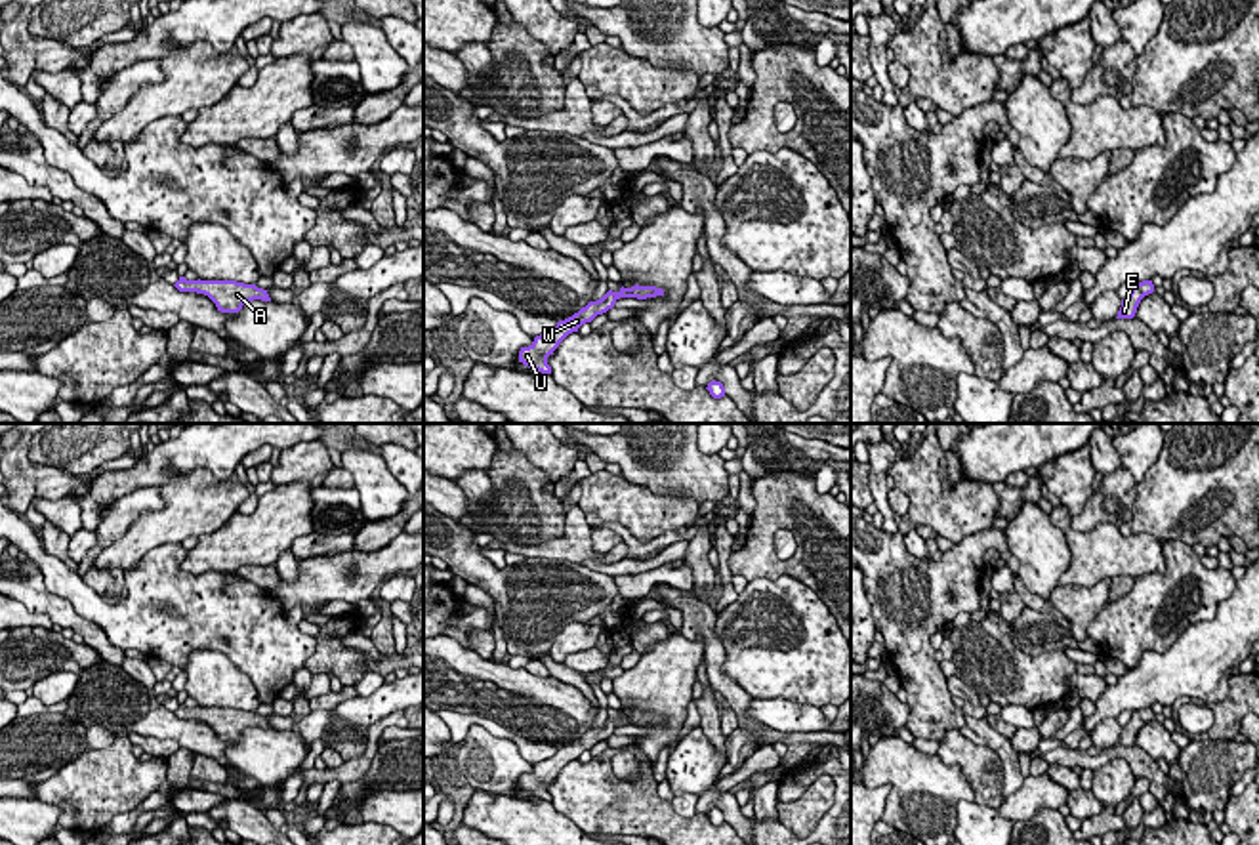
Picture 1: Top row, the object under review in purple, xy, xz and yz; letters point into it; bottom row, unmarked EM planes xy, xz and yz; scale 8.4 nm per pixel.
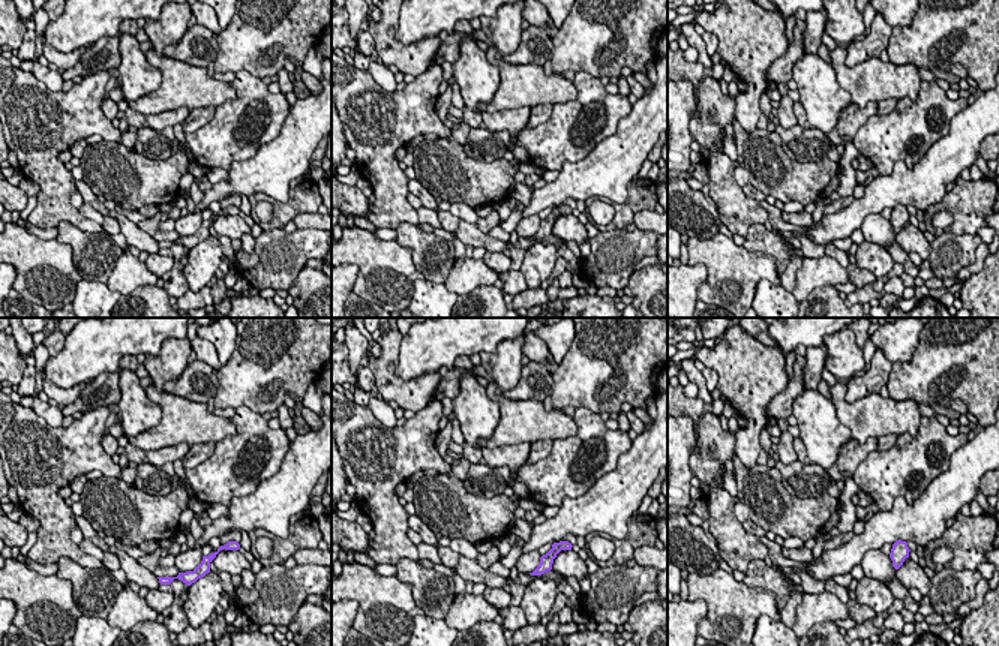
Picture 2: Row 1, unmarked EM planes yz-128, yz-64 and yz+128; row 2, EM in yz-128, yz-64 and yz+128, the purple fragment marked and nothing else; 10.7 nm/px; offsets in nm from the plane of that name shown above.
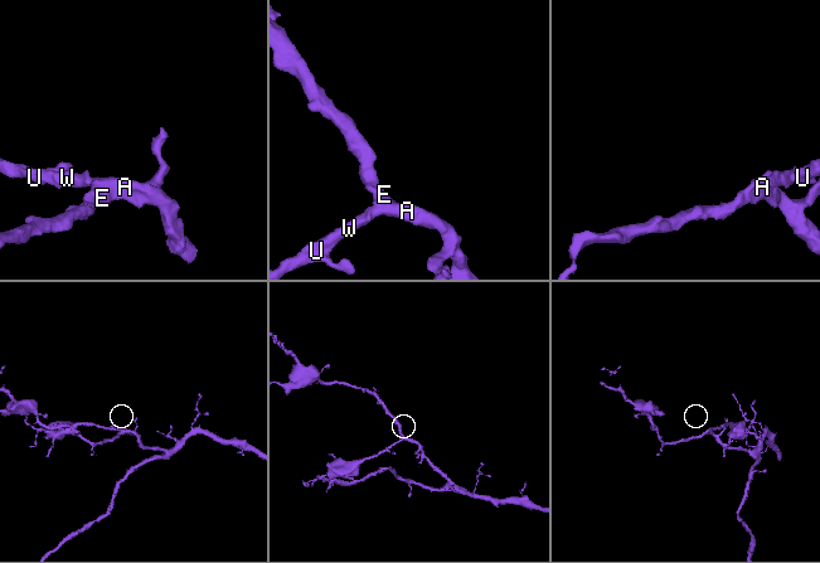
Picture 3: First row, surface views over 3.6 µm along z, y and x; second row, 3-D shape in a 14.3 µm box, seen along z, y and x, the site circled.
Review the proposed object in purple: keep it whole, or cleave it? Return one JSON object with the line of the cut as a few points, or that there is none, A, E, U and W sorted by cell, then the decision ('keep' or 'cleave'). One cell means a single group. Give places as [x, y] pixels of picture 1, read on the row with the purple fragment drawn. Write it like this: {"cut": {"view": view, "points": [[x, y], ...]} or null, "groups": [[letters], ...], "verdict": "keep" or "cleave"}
{"cut": null, "groups": [["A", "E", "U", "W"]], "verdict": "keep"}

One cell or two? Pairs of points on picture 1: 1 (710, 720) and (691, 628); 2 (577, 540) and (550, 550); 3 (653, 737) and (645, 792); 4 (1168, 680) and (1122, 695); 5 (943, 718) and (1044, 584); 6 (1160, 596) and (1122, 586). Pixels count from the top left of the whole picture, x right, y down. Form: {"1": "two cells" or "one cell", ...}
{"1": "two cells", "2": "one cell", "3": "two cells", "4": "one cell", "5": "two cells", "6": "two cells"}

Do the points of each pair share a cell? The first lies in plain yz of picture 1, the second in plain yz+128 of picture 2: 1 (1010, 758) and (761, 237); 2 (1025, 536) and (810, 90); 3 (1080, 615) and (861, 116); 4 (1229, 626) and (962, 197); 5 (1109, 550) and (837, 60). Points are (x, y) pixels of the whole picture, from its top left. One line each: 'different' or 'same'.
1: different
2: same
3: same
4: different
5: same

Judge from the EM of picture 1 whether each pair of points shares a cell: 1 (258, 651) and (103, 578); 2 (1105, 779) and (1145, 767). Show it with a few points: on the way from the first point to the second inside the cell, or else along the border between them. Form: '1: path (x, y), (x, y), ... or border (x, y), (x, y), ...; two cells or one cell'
1: border (82, 578), (107, 603), (119, 603), (128, 596); two cells
2: border (1093, 771), (1114, 758), (1122, 758), (1135, 779); two cells

